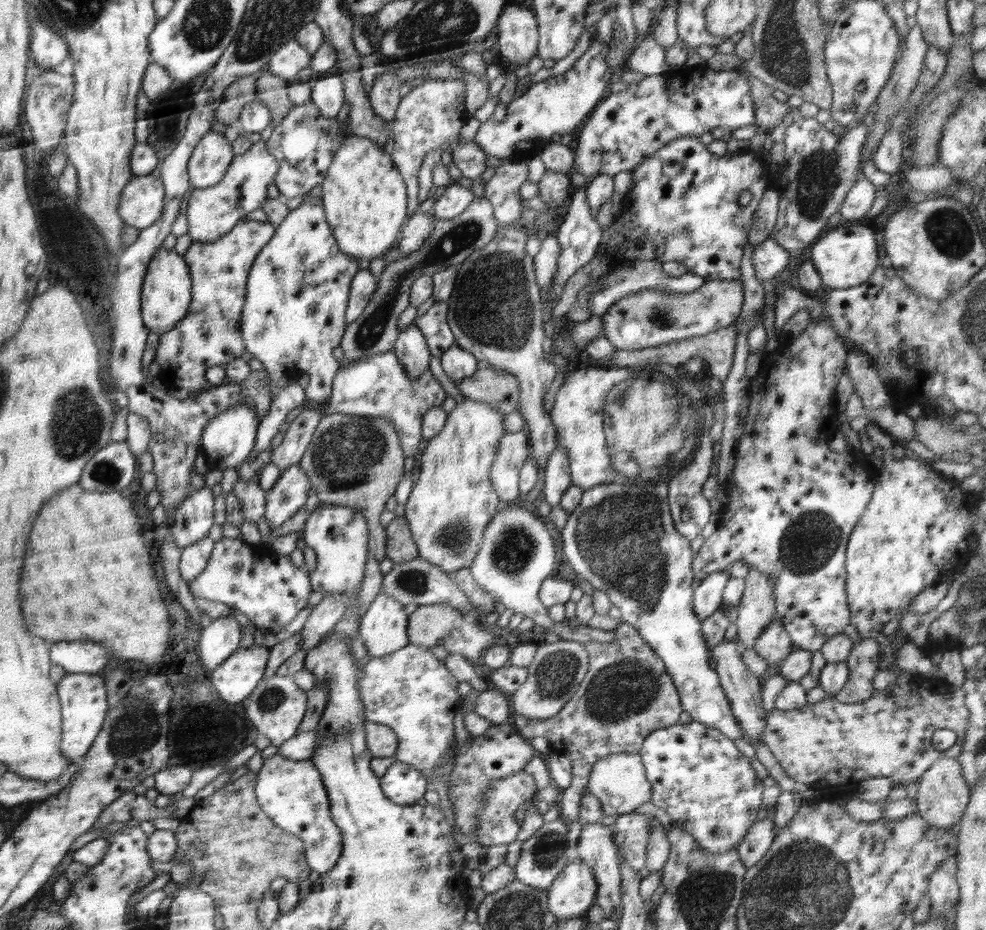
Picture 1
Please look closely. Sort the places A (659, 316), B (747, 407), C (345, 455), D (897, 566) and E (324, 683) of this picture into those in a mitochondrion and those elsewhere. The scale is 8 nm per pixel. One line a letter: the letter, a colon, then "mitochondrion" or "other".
A: mitochondrion
B: other
C: mitochondrion
D: other
E: other

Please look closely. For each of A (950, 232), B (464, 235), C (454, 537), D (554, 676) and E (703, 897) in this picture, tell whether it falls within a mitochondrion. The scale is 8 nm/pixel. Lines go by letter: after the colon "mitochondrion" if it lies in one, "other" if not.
A: mitochondrion
B: mitochondrion
C: mitochondrion
D: mitochondrion
E: mitochondrion

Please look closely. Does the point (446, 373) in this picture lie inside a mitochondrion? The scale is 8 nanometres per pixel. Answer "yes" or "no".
no

